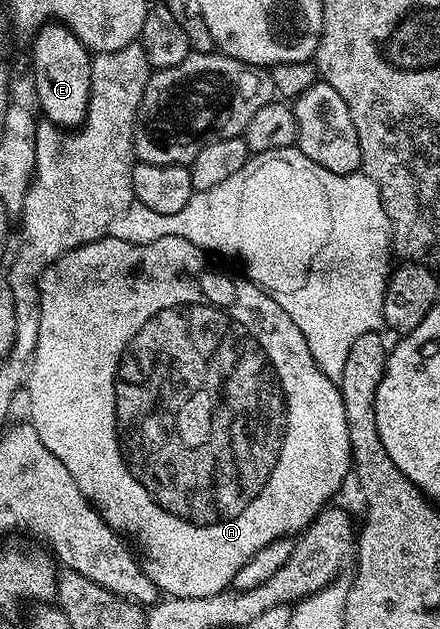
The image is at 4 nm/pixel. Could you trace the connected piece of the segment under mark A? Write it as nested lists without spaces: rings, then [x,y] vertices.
[[[105,236],[66,252],[56,261],[55,266],[48,266],[40,278],[42,325],[38,327],[38,348],[34,352],[32,370],[28,373],[26,383],[28,410],[32,413],[30,421],[32,427],[38,432],[42,444],[46,444],[46,448],[50,448],[50,452],[54,452],[54,456],[58,456],[58,460],[62,460],[62,464],[66,464],[70,476],[74,476],[74,484],[78,484],[80,491],[99,510],[108,525],[117,534],[131,539],[134,546],[134,541],[136,541],[137,547],[135,546],[135,549],[144,561],[143,567],[146,576],[150,576],[150,580],[154,580],[157,591],[173,598],[209,598],[229,589],[238,568],[242,568],[242,564],[246,564],[250,560],[250,556],[254,556],[254,552],[258,552],[258,548],[266,548],[266,544],[270,544],[274,540],[296,536],[307,530],[308,525],[320,515],[321,509],[335,499],[332,497],[339,492],[340,485],[347,478],[350,478],[350,471],[354,466],[352,449],[350,448],[350,428],[346,428],[346,408],[342,404],[339,385],[331,382],[326,376],[326,372],[322,372],[322,368],[318,368],[314,356],[310,356],[310,348],[306,348],[306,336],[302,336],[302,332],[298,332],[294,320],[290,320],[290,316],[286,316],[286,312],[282,312],[278,303],[261,286],[256,286],[243,276],[235,278],[234,275],[227,274],[224,270],[215,270],[208,261],[210,258],[205,251],[190,244],[190,240],[182,240],[182,236],[162,236],[162,240],[154,240],[150,244],[130,244],[126,240]]]

